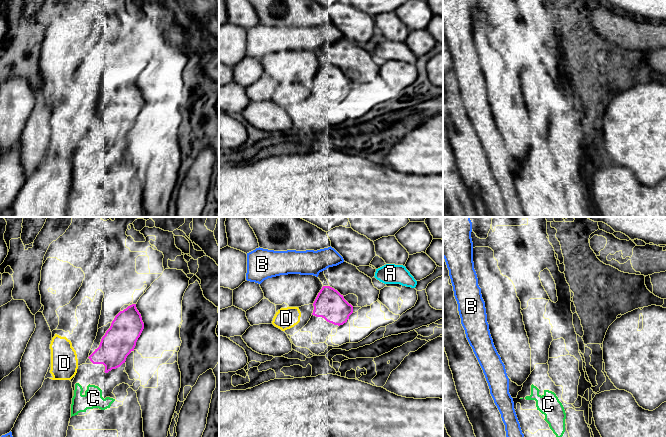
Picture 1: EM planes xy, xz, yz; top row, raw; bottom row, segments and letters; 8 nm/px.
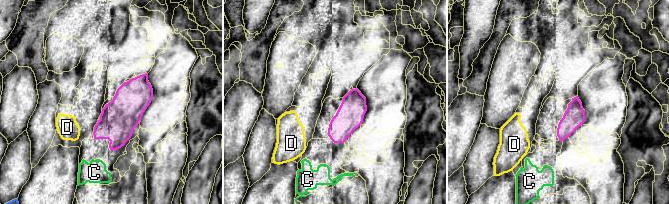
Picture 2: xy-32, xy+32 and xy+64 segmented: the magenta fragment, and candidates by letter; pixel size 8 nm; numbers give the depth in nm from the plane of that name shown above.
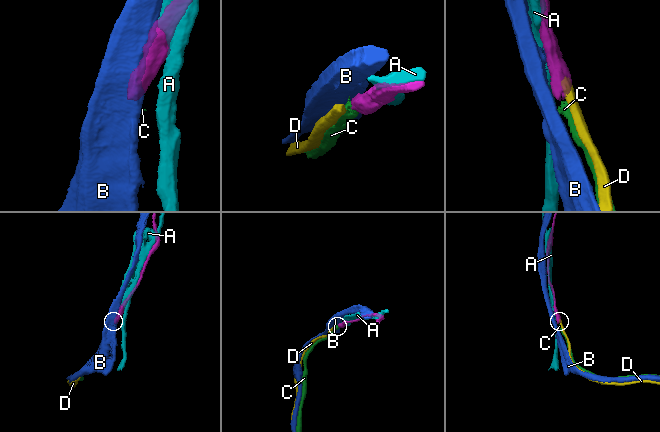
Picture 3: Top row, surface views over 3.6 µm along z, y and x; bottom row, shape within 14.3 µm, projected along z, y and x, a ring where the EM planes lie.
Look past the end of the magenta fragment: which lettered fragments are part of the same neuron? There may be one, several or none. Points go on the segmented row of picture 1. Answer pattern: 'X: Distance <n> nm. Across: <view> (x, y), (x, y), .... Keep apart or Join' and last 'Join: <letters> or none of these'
A: Distance 300 nm. Across: xz (350, 304), (376, 278). Keep apart
B: Distance 90 nm. Across: xz (323, 286), (317, 276). Keep apart
C: Distance 130 nm. Across: xy (105, 372), (97, 386). Join
D: Distance 90 nm. Across: xy (88, 357), (77, 359). Keep apart
Join: C

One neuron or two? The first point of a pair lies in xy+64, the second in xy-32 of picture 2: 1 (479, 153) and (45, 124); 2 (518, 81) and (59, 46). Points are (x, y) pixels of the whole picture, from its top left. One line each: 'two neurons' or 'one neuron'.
1: one neuron
2: one neuron

